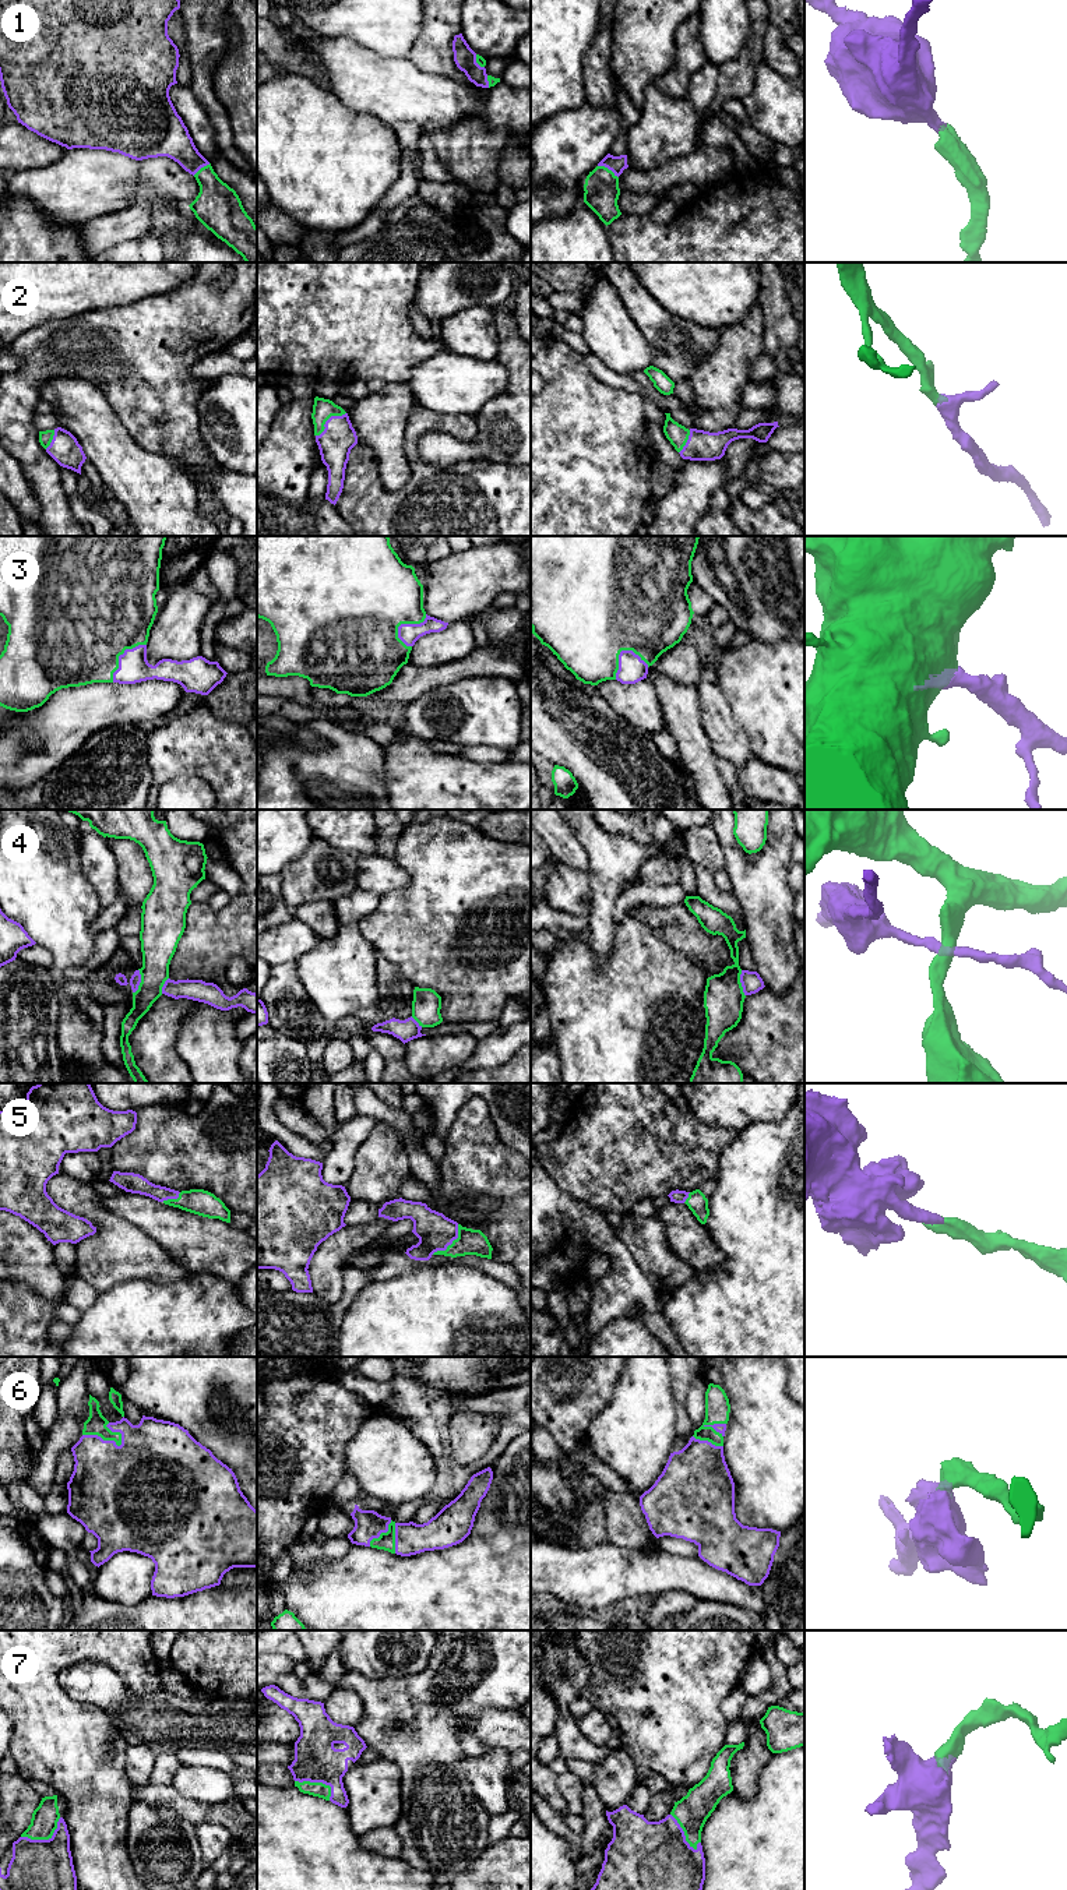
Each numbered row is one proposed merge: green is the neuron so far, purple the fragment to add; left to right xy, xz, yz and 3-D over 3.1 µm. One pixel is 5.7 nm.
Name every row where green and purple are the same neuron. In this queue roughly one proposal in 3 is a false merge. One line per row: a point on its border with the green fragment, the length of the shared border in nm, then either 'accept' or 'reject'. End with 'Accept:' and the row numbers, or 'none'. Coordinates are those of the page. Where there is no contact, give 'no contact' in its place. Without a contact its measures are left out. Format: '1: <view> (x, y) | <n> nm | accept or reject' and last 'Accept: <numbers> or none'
1: yz (606, 168) | 140 nm | accept
2: xz (327, 419) | 220 nm | accept
3: yz (620, 651) | 220 nm | accept
4: yz (740, 983) | 150 nm | reject
5: xz (451, 1244) | 240 nm | accept
6: xy (102, 1438) | 240 nm | accept
7: xy (45, 1839) | 260 nm | accept
Accept: 1, 2, 3, 5, 6, 7

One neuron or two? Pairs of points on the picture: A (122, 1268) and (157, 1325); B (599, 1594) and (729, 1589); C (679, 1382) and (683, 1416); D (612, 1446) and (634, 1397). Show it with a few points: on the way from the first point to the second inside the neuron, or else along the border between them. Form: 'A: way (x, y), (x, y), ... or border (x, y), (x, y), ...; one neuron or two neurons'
A: border (161, 1283), (129, 1279), (99, 1293); two neurons
B: way (631, 1578), (697, 1578); one neuron
C: way (680, 1390), (682, 1407); one neuron
D: way (624, 1434), (634, 1424), (634, 1410); one neuron

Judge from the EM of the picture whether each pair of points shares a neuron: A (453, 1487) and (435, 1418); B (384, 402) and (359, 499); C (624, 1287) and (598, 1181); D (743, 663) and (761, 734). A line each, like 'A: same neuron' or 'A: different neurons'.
A: same neuron
B: different neurons
C: different neurons
D: same neuron

